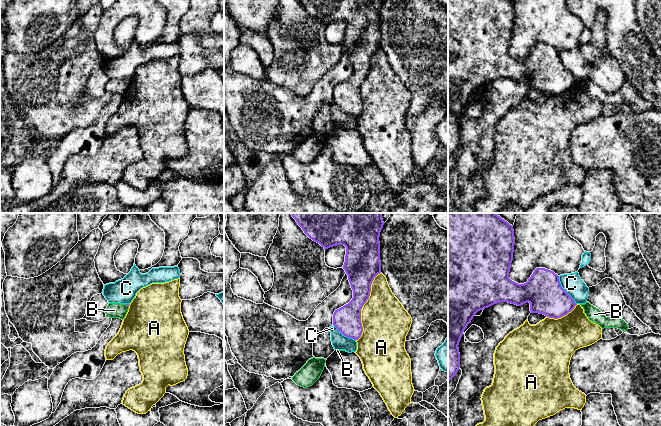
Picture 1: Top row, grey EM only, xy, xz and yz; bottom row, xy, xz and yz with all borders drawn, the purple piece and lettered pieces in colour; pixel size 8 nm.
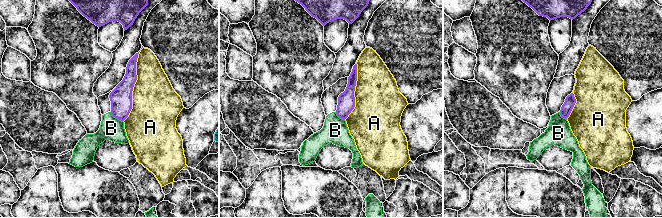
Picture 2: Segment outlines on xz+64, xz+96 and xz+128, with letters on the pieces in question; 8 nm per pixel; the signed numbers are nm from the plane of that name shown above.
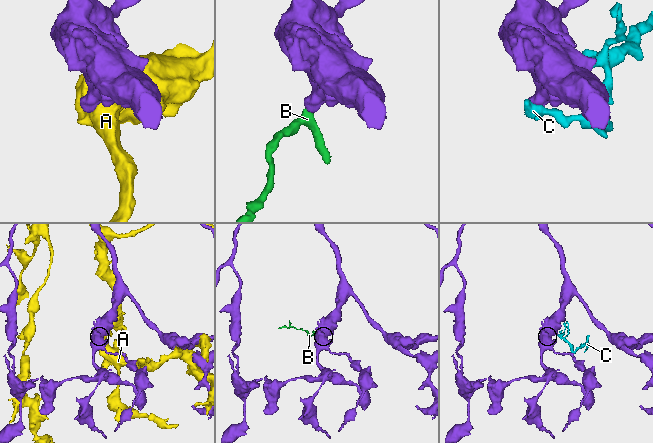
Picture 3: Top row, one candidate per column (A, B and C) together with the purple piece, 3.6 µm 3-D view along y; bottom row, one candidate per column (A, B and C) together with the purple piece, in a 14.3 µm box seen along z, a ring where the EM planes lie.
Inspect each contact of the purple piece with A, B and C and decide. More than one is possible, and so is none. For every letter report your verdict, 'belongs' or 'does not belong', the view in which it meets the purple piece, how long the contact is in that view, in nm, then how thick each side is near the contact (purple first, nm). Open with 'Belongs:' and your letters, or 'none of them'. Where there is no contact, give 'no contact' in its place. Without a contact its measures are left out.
Belongs: none of them
A: does not belong; meets purple in xz; contact 600 nm long; 220 nm thick on the purple side, 380 nm on the other
B: does not belong; meets purple in xy; contact 40 nm long; 20 nm thick on the purple side, 130 nm on the other
C: does not belong; meets purple in yz; contact 280 nm long; 300 nm thick on the purple side, 160 nm on the other

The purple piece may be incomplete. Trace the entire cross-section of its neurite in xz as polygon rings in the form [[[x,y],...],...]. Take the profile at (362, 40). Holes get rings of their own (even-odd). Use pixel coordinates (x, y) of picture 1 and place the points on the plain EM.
[[[298,0],[304,9],[313,17],[319,19],[325,26],[344,21],[346,23],[343,45],[348,51],[353,66],[352,76],[343,83],[335,86],[333,101],[341,110],[358,116],[363,108],[361,99],[361,85],[367,78],[374,54],[381,49],[380,37],[380,8],[384,0]]]

